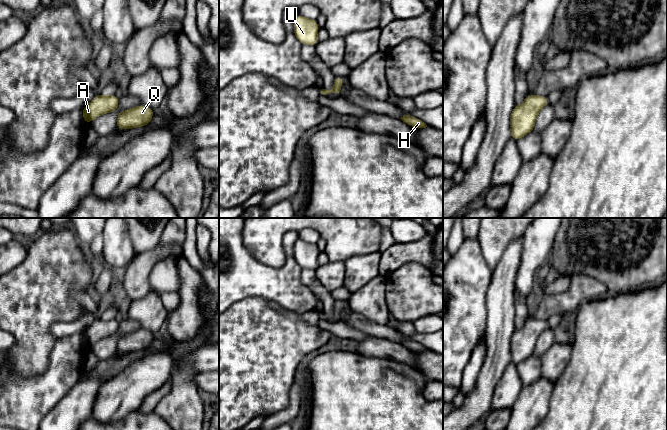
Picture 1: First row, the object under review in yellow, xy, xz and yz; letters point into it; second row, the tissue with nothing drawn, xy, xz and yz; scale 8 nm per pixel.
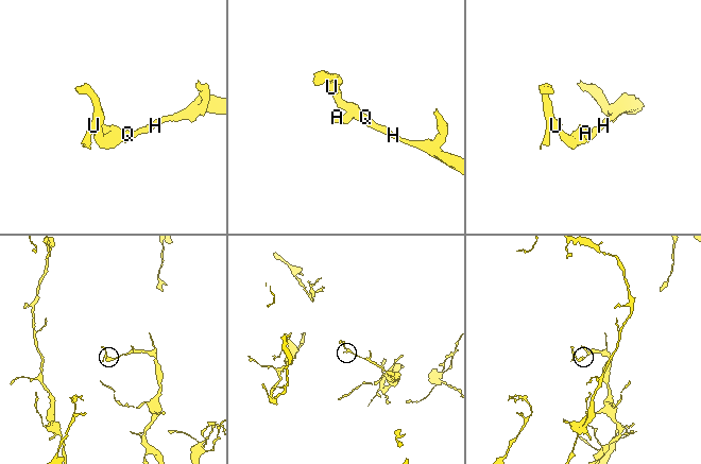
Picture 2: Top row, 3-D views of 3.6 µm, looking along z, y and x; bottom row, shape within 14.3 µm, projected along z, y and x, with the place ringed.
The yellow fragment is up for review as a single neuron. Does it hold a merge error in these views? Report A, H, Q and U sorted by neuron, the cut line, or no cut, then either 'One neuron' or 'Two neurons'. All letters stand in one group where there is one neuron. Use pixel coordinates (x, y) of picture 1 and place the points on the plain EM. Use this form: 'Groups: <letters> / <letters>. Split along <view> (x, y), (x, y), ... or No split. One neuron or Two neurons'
Groups: A H Q U. No split. One neuron

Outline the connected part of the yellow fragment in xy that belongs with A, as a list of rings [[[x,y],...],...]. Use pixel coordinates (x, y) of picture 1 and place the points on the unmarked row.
[[[96,319],[95,322],[83,332],[83,341],[86,348],[89,348],[96,341],[110,337],[118,332],[119,322],[116,319]]]

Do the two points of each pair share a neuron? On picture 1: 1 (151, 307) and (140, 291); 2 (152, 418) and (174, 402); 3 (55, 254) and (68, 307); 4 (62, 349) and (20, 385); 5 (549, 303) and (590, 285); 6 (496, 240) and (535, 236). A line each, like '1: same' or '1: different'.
1: different
2: different
3: same
4: same
5: same
6: different

